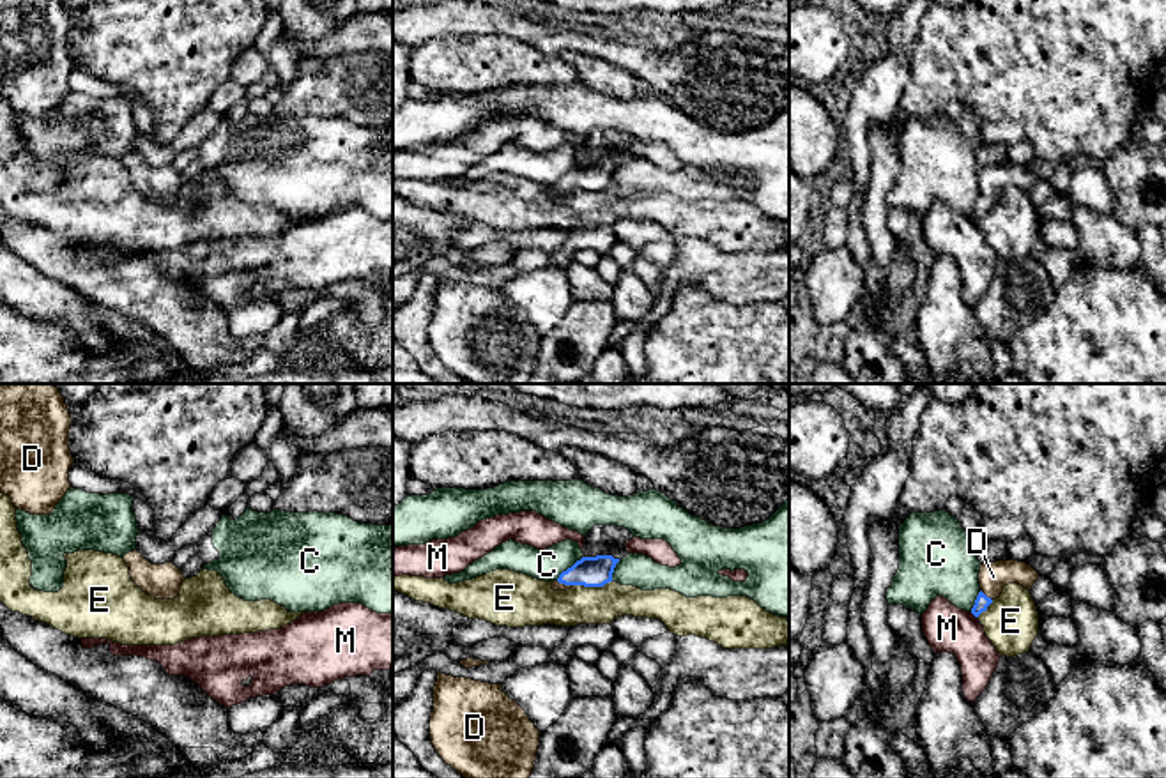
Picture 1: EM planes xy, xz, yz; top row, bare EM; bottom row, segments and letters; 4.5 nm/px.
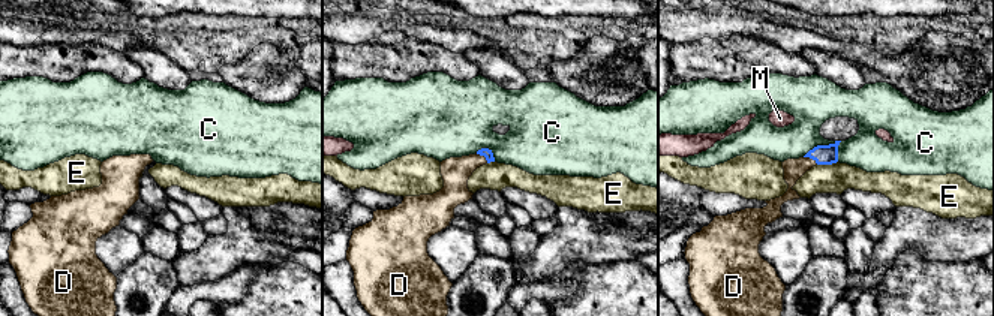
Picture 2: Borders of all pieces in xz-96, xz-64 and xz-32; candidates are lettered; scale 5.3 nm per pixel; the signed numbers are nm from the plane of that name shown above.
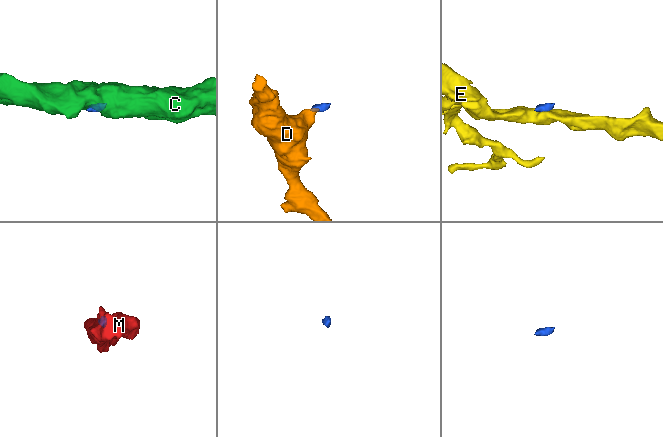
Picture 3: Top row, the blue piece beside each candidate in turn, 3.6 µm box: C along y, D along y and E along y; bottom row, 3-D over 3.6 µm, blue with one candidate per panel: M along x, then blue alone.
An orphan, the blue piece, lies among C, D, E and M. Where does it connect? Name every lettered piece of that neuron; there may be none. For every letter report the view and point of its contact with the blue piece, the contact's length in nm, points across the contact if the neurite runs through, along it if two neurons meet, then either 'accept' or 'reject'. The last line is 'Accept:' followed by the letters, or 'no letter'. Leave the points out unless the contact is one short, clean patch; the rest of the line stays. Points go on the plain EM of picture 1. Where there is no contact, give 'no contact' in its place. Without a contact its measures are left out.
C: meets blue in xz at (568, 172); contact 170 nm long; border along xz (582, 160), (556, 183); reject
D: meets blue in yz at (984, 198); contact 80 nm long; runs through yz (982, 205), (984, 198), (991, 191), (993, 181); accept
E: meets blue in xz at (591, 190); contact 180 nm long; border along xz (611, 184), (602, 190), (574, 190); reject
M: meets blue in yz at (974, 218); contact 40 nm long; border along yz (970, 216), (975, 221); reject
Accept: D

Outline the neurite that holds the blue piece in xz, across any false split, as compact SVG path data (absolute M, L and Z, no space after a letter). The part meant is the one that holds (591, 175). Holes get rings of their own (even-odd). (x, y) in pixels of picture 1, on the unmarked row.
M595 129L584 143L584 161L552 186L554 194L573 189L603 191L612 186L616 168L628 159L625 149L633 138L618 129Z

